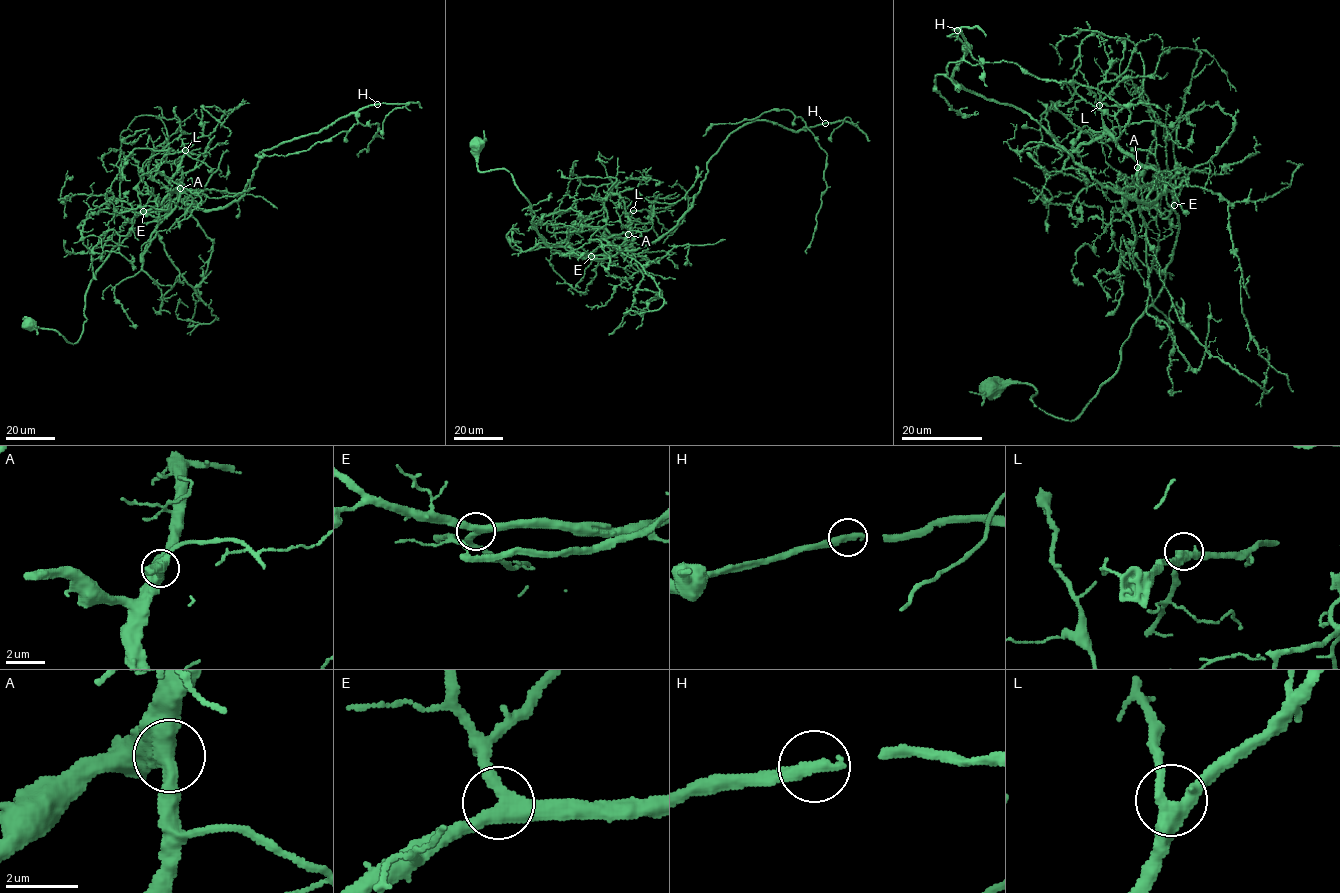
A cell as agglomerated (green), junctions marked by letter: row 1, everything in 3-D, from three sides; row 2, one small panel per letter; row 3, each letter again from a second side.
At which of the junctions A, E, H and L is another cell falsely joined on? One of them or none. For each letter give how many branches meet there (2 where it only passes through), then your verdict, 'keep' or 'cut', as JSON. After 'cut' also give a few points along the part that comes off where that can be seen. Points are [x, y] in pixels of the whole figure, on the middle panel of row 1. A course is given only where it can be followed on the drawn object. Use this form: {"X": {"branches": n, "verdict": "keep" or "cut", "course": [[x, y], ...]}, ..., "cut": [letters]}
{"A": {"branches": 2, "verdict": "keep"}, "E": {"branches": 3, "verdict": "keep"}, "H": {"branches": 1, "verdict": "keep"}, "L": {"branches": 3, "verdict": "keep"}, "cut": []}

